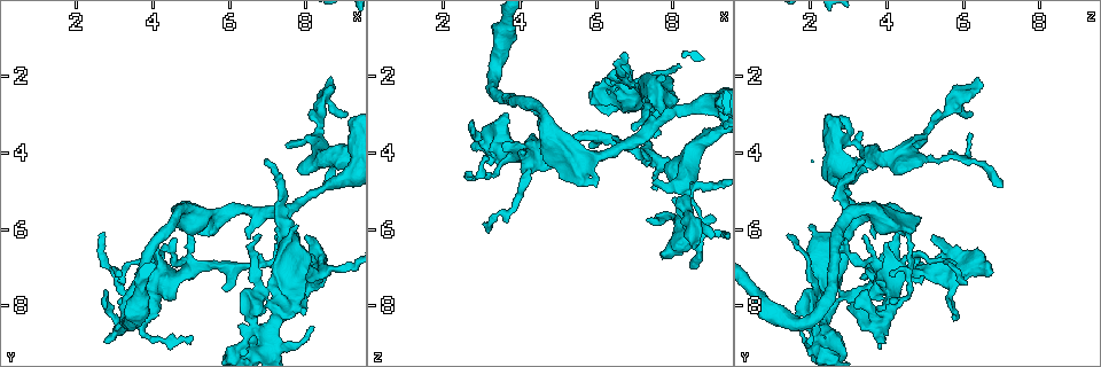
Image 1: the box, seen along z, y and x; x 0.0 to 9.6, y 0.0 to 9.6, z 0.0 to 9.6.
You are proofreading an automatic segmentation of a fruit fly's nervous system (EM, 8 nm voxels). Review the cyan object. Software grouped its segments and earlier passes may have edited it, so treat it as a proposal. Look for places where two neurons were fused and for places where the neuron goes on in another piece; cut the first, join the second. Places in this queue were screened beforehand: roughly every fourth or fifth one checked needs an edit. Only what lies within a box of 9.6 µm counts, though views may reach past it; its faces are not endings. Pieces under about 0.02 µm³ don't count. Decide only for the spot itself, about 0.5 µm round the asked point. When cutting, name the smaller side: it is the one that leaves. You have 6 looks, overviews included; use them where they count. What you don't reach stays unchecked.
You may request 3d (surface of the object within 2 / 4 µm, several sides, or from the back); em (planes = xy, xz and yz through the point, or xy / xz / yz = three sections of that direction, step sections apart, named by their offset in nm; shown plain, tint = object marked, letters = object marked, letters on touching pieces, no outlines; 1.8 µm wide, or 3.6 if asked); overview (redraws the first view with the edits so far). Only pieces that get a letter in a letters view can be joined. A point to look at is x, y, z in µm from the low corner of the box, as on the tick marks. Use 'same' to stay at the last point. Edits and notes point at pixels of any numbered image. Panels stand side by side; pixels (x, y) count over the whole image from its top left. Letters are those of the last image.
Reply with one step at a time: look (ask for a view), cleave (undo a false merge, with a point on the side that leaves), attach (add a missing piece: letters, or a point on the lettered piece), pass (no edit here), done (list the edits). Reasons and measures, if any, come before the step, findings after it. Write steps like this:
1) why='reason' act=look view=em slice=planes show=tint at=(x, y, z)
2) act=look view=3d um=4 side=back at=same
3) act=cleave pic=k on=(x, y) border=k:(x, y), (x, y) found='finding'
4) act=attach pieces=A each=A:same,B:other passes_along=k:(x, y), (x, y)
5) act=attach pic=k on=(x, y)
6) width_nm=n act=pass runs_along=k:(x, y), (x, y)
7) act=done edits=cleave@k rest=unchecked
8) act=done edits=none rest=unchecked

why='stops while still wide' act=look view=3d um=2 at=(7.90, 4.40, 4.65)

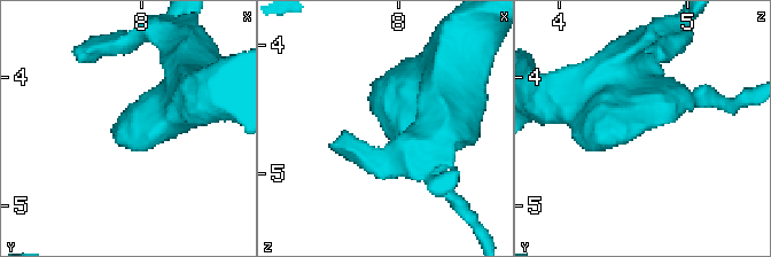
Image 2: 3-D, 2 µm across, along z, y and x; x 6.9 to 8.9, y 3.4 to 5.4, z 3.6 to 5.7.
act=look view=em slice=planes show=letters at=(7.90, 4.38, 4.70)

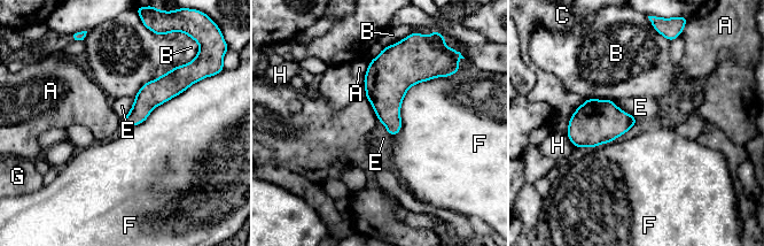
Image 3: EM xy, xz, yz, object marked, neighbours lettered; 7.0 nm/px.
act=pass each=A:other,B:other,C:other,E:other,F:other,G:other,H:other border=3:(613, 100), (621, 109), (638, 120) found='no lettered piece goes on from it'

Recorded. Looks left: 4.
why='thin end' act=look view=3d um=4 side=back at=(7.35, 8.30, 5.80)

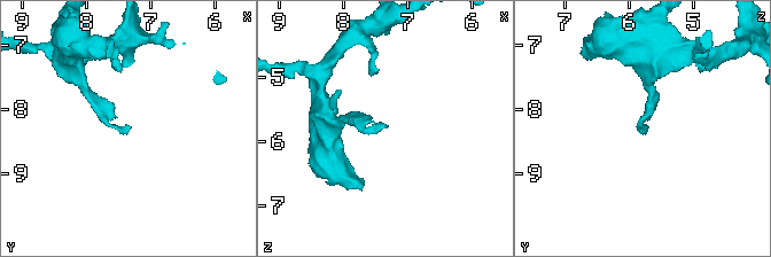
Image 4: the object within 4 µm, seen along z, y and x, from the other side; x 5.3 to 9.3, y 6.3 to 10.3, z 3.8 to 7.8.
why='now the EM' act=look view=em slice=planes show=letters at=(7.30, 8.30, 5.75)

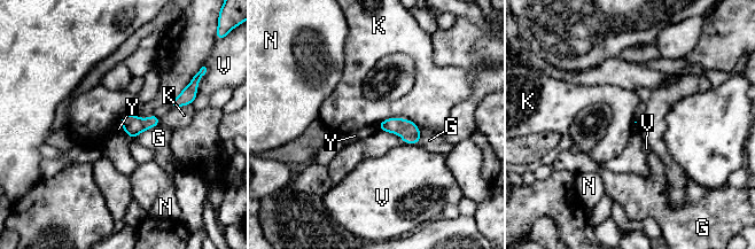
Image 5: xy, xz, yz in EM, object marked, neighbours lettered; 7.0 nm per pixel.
act=pass each=G:other,K:other,N:other,V:other,Y:other border=5:(378, 124), (379, 129) found='no lettered piece goes on from it'

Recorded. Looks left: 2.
why='free end' act=look view=em slice=xz step=16 show=tint at=(2.80, 8.90, 3.90)

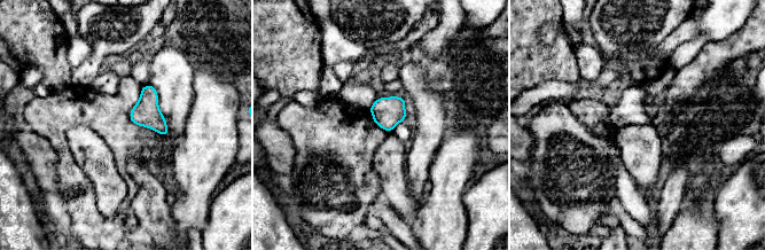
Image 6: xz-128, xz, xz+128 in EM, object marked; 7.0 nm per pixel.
act=look view=em slice=planes show=letters at=same

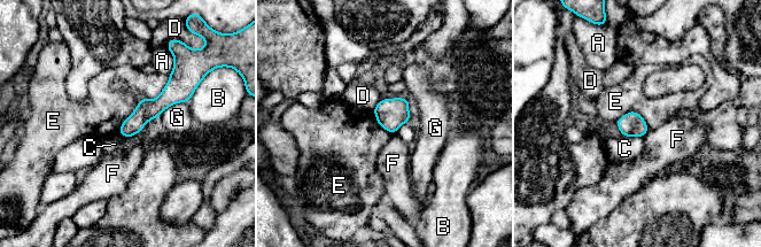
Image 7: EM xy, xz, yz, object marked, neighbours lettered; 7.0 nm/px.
width_nm=140 act=pass each=A:other,B:other,C:other,D:other,E:other,F:other,G:other runs_along=7:(186, 89), (175, 91), (122, 131) found='no lettered piece goes on from it'

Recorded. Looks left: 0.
act=done edits=none rest=unchecked

